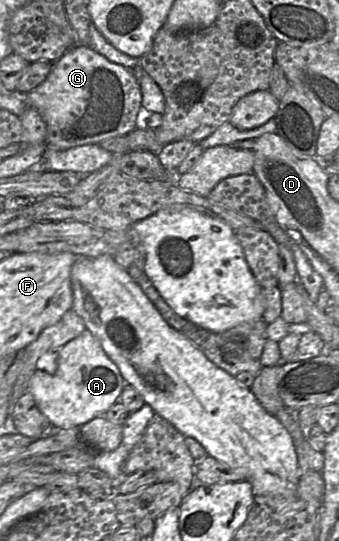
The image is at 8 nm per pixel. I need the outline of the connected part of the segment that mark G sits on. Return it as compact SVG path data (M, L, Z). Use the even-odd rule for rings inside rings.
M76 44L53 63L47 78L23 95L27 107L36 109L47 126L47 148L64 150L87 144L98 144L104 139L123 136L137 128L141 111L140 82L133 71L109 61L88 45Z

